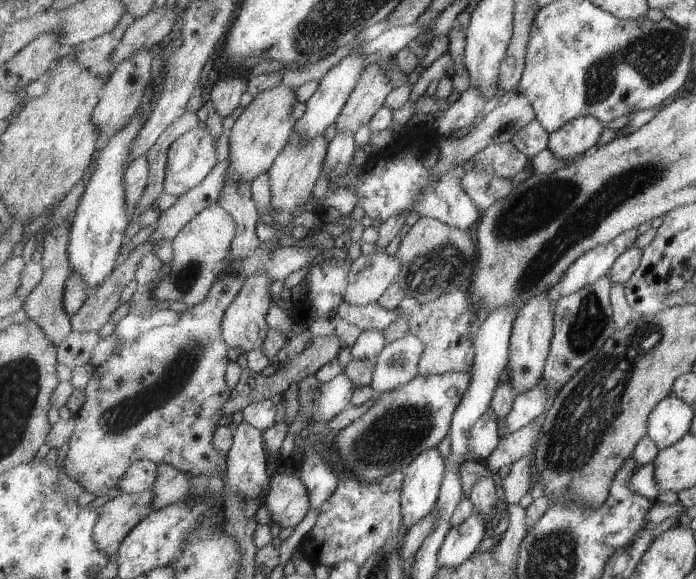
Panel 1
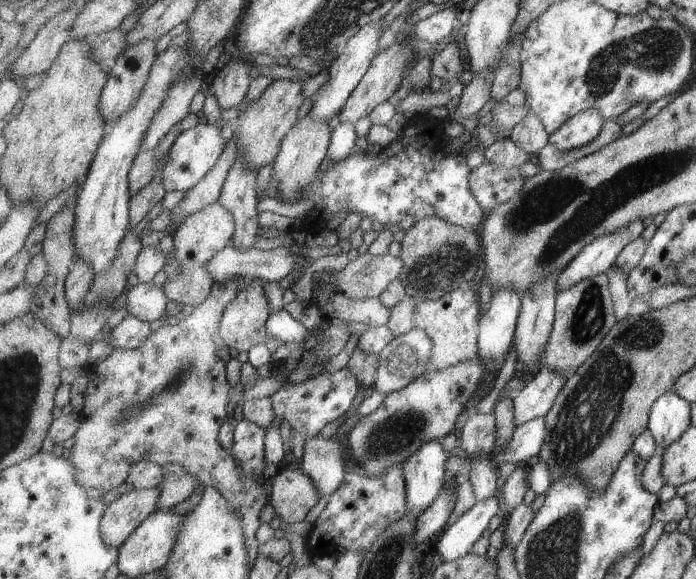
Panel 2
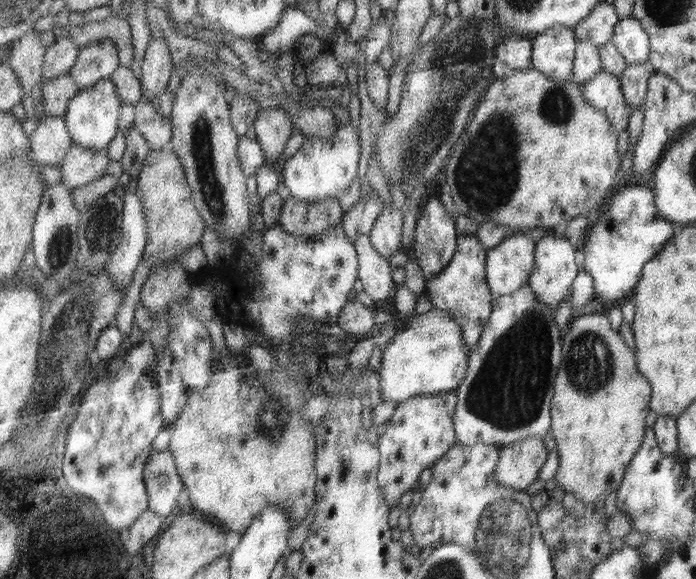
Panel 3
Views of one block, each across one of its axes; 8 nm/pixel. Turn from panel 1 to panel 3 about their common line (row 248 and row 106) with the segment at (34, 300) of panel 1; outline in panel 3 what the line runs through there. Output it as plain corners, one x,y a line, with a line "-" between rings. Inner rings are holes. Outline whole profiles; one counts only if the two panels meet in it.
69,73
42,83
45,116
64,117
71,99
75,98
80,90
80,86

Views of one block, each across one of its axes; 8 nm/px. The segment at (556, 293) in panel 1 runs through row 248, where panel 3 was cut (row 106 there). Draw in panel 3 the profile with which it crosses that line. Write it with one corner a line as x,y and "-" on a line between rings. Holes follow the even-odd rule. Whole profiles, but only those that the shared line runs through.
604,70
590,81
585,81
582,89
584,97
595,108
607,113
615,134
627,130
634,110
626,101
619,75
609,74

